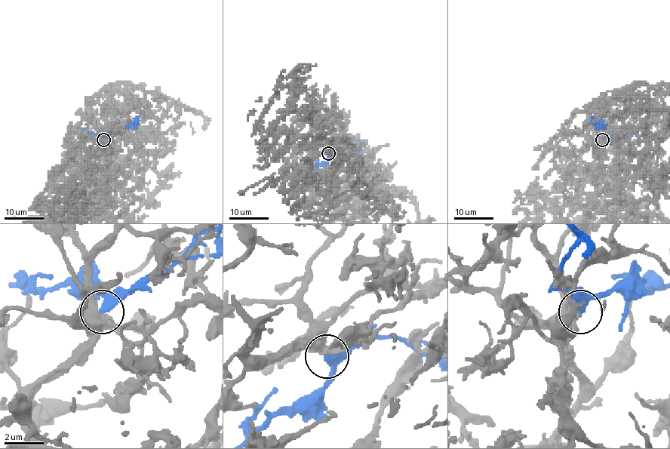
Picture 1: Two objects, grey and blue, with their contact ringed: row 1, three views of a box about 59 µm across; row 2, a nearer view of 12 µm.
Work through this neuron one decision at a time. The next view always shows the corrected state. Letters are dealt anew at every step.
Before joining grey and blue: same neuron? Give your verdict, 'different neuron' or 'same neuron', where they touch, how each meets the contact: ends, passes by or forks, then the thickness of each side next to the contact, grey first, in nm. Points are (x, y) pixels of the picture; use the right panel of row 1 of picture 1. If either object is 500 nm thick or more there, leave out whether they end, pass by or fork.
same neuron; at (602, 139); grey forks there; blue passes by; 440 nm thick on the grey side, 320 nm on the other

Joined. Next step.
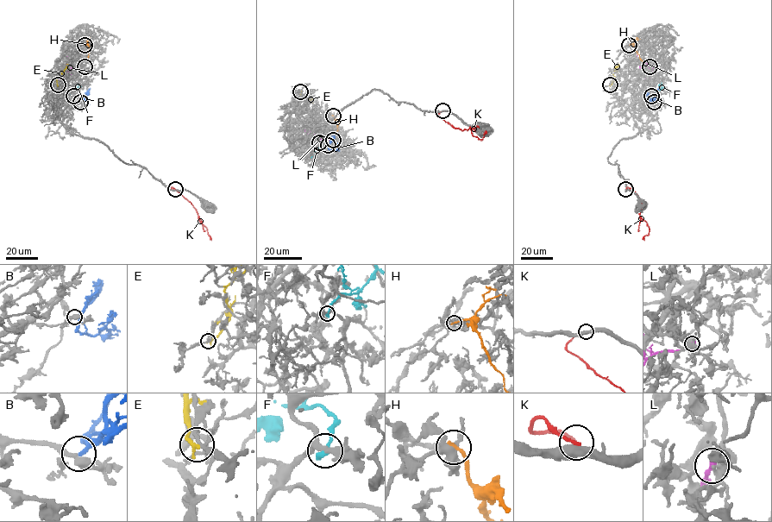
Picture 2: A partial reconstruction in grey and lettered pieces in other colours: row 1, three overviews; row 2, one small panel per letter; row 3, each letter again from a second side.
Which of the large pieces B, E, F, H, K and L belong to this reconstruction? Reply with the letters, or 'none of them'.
B

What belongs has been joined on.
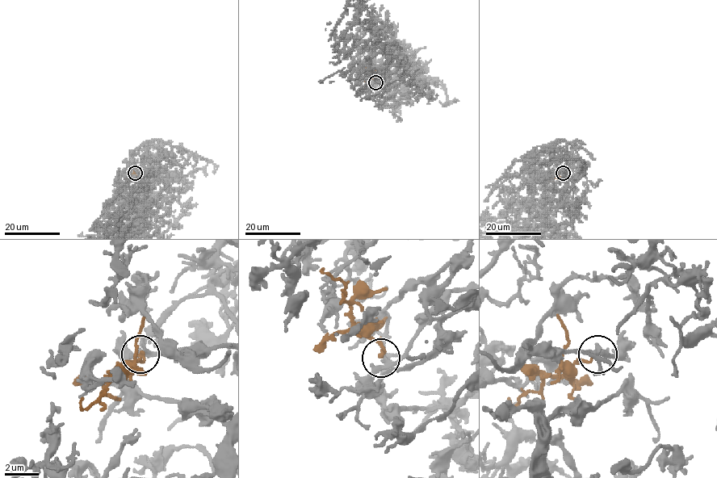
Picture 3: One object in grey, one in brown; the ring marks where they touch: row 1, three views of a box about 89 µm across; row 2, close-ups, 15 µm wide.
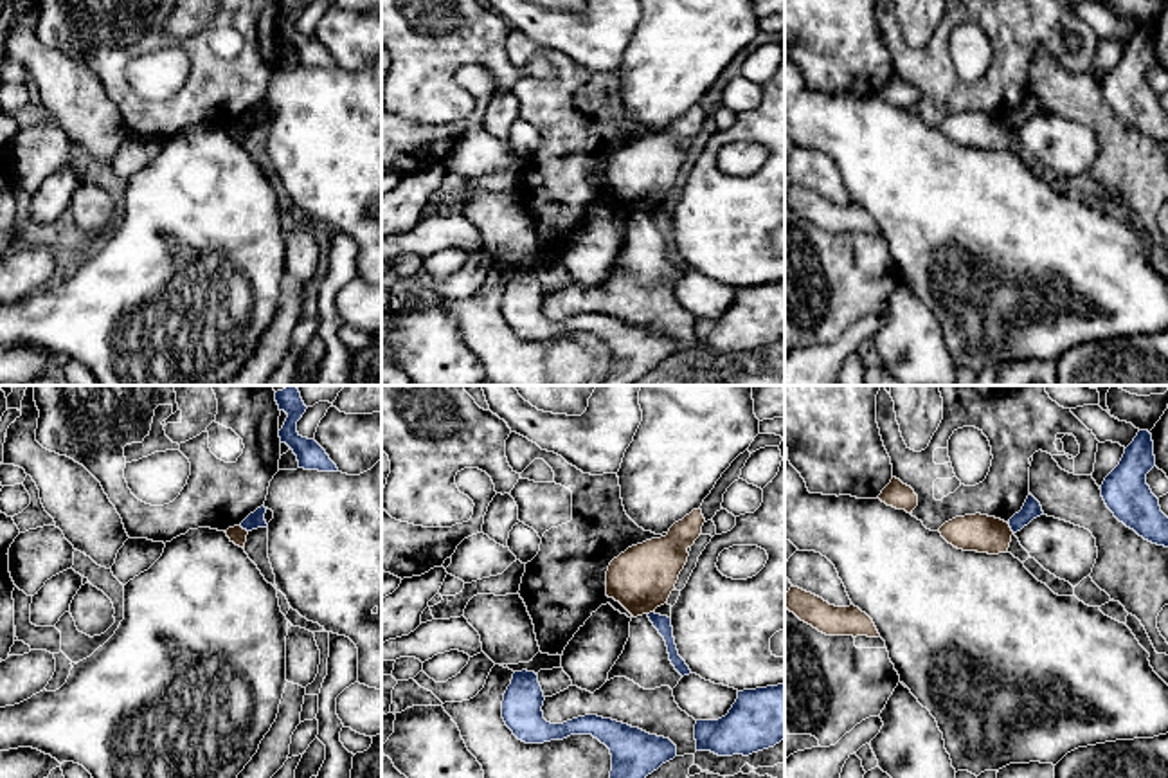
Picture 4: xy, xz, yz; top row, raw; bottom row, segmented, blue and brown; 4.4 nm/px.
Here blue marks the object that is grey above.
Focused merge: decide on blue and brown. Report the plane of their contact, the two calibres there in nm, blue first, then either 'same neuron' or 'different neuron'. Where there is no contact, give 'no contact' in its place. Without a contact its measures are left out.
meets blue in yz; 90 nm thick on the blue side, 170 nm on the other; different neuron

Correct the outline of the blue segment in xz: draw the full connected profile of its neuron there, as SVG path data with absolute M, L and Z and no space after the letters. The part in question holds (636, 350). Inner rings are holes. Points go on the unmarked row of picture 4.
M527 267L515 268L502 297L506 322L526 340L592 331L612 351L610 375L601 385L632 385L677 353L677 342L669 335L650 331L612 315L585 312L563 321L551 321L544 315L544 297L538 272Z

